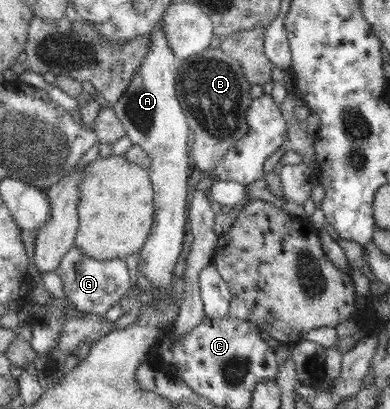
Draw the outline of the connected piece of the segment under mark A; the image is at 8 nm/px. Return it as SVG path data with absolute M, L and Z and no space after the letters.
M153 31L150 46L139 70L121 98L111 104L112 111L122 123L127 137L143 149L151 158L148 167L154 191L153 226L147 241L141 248L137 269L149 279L156 292L167 293L173 283L173 271L183 249L183 236L188 230L187 186L191 165L189 165L188 139L190 127L177 99L177 71L179 59L170 50L164 31Z

